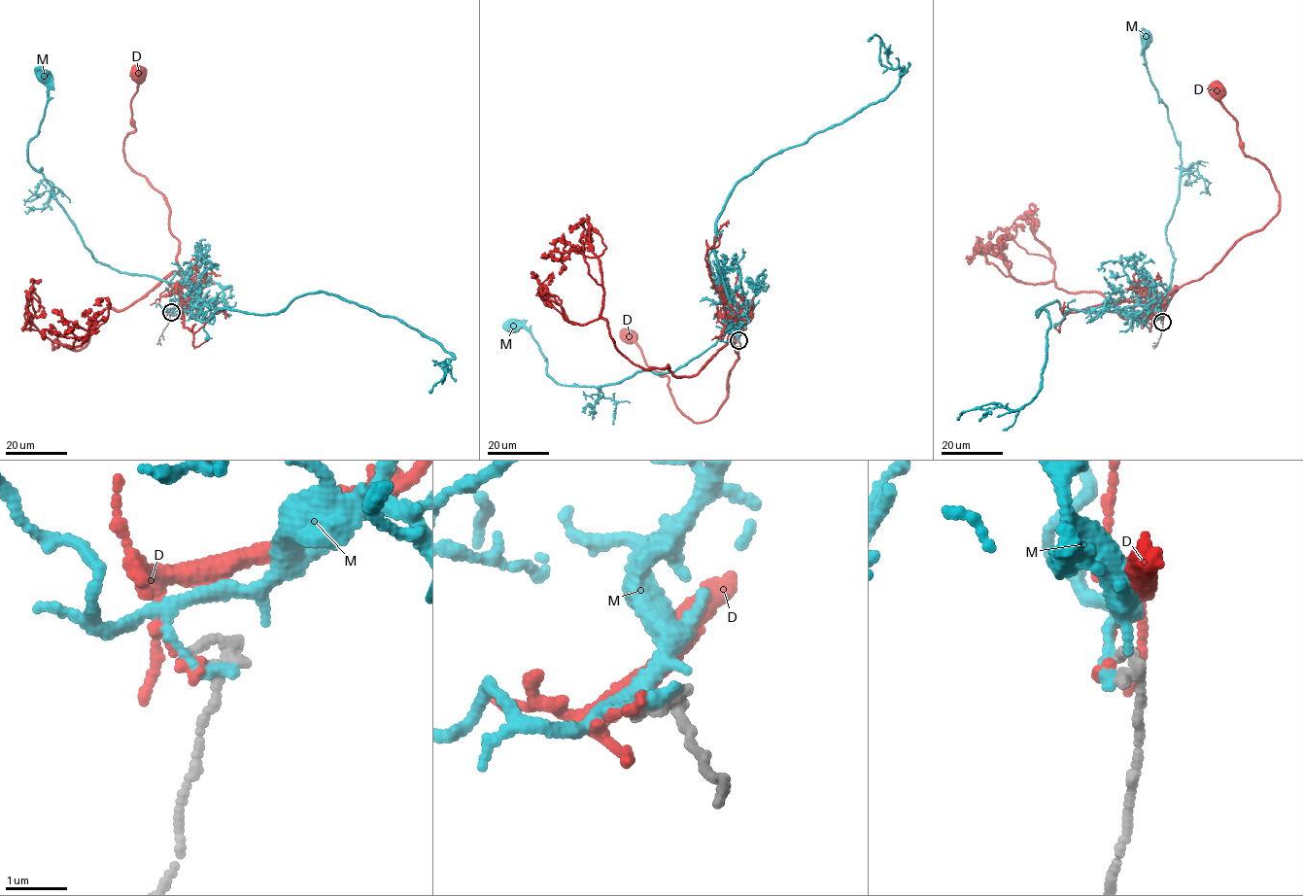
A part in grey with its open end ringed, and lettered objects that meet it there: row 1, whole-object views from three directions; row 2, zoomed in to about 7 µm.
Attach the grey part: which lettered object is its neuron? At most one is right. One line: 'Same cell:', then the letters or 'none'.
Same cell: none

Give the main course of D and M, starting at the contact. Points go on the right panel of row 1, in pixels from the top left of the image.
D: (1161, 323), (1175, 289), (1213, 269), (1280, 207), (1270, 171), (1243, 152), (1237, 121), (1217, 88)
M: (1161, 323), (1148, 310), (1171, 279), (1175, 259), (1165, 233), (1182, 166), (1168, 108), (1148, 70), (1145, 38)

